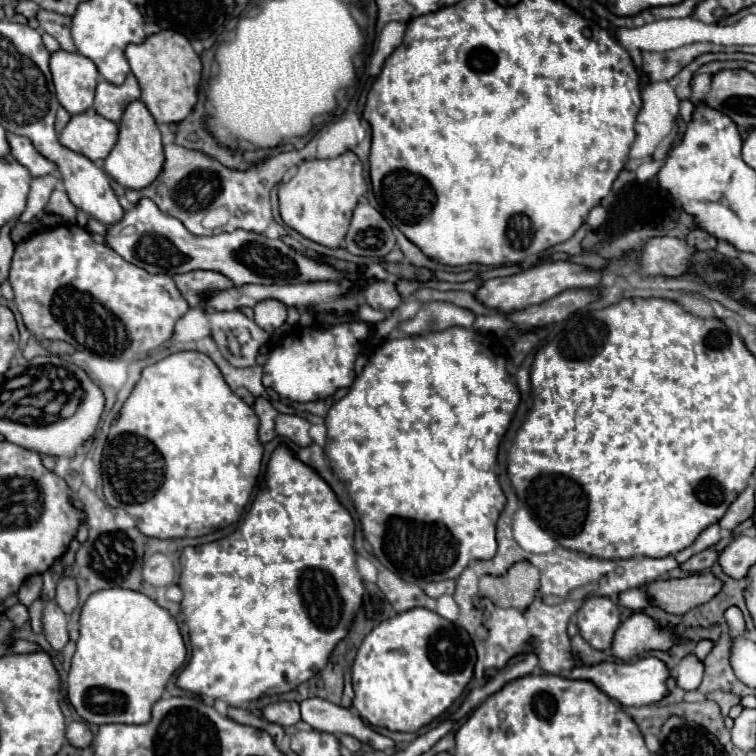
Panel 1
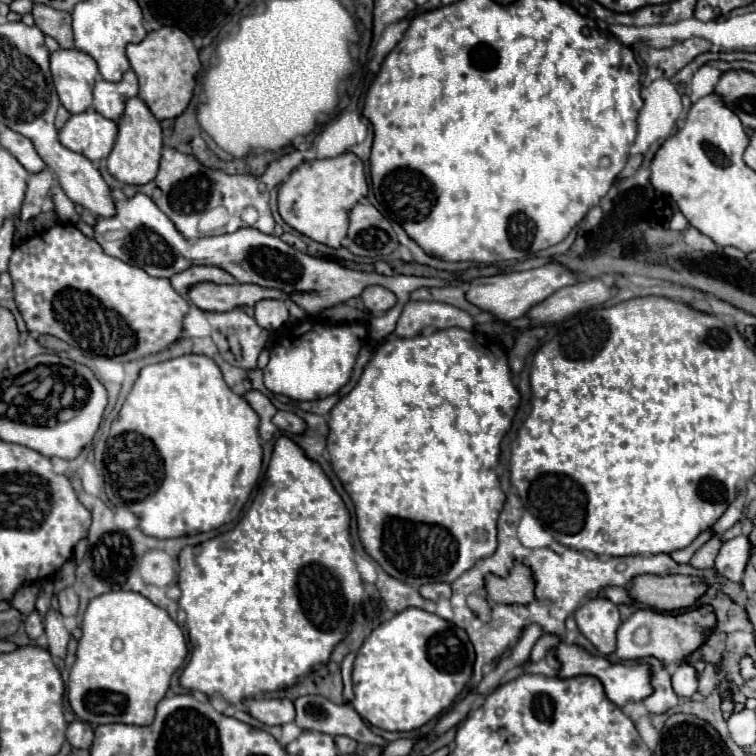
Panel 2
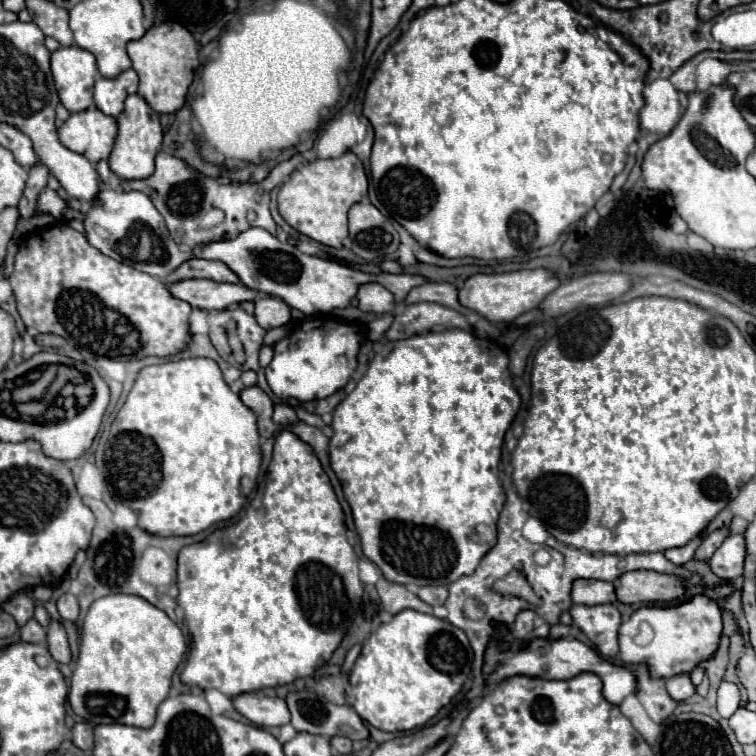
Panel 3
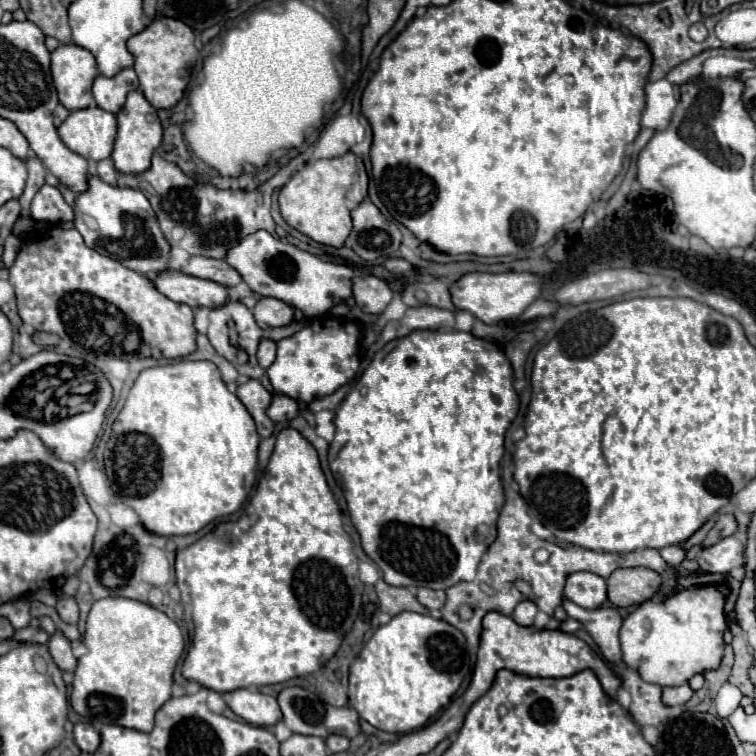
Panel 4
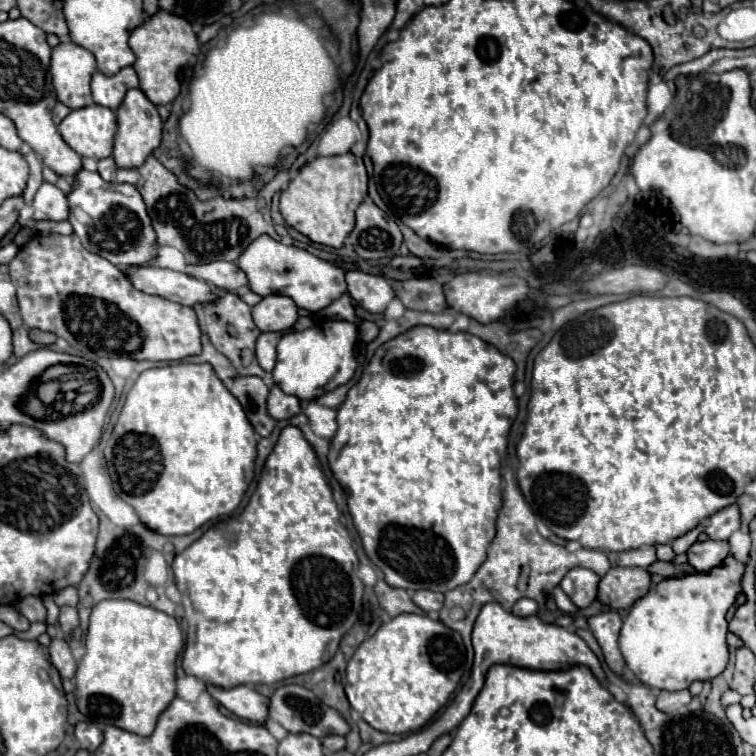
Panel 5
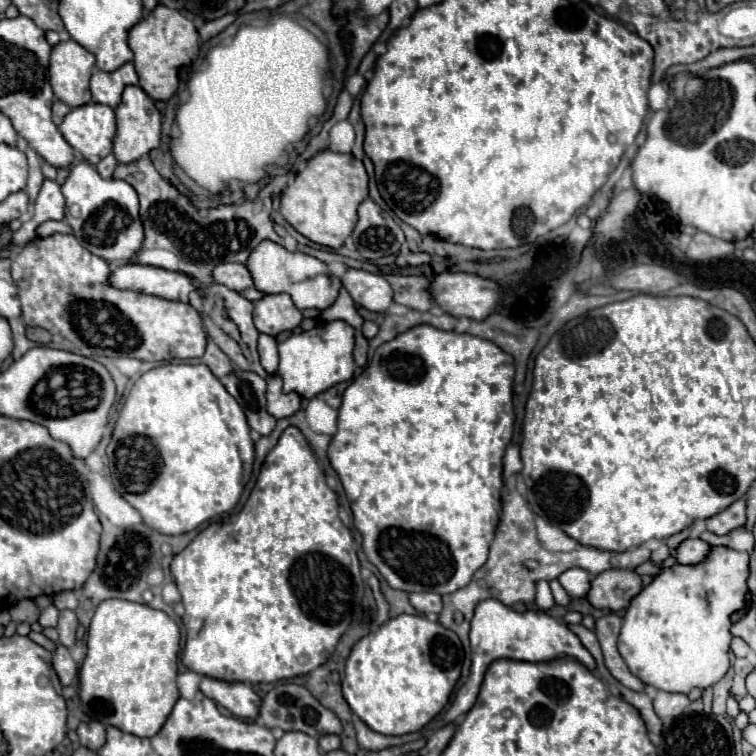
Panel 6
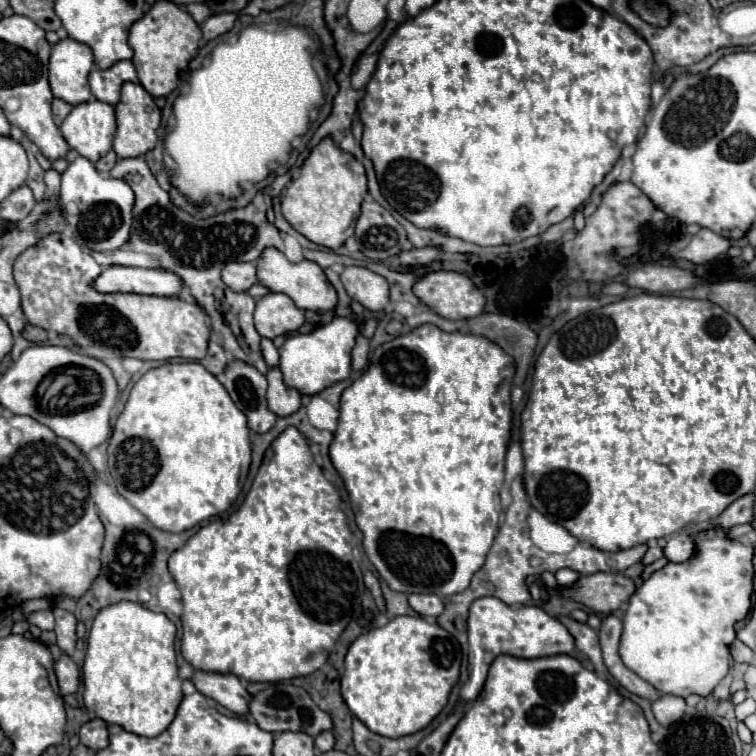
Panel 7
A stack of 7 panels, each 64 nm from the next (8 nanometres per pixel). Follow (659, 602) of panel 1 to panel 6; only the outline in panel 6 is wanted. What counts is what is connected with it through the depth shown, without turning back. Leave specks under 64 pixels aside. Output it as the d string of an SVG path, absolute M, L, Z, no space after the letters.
M608 570L592 578L588 602L596 608L618 612L628 608L630 600L640 594L642 588L642 576L634 570Z

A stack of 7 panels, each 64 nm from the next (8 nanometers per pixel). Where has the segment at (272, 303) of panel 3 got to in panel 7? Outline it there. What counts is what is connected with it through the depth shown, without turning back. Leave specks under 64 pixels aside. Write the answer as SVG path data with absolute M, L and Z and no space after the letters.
M268 292L256 302L254 324L260 336L274 340L280 334L296 332L304 324L304 312L286 294Z

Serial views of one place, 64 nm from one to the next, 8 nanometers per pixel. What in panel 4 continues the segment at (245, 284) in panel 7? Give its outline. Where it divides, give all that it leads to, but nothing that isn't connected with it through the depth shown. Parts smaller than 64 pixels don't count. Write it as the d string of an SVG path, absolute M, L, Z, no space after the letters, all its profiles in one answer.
M192 256L188 264L180 268L180 272L188 276L196 276L196 278L206 278L218 284L228 284L230 288L242 282L242 276L232 266L228 266L224 260L214 260L206 256Z

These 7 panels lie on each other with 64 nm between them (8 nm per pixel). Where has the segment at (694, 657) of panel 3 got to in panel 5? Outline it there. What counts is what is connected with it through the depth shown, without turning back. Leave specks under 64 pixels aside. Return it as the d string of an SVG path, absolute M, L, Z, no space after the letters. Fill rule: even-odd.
M732 558L732 562L728 560L728 564L724 568L716 568L716 572L668 578L630 608L622 624L618 644L638 682L658 690L682 690L696 680L710 680L726 668L726 612L740 592L742 572L744 564ZM704 590L710 600L702 598Z

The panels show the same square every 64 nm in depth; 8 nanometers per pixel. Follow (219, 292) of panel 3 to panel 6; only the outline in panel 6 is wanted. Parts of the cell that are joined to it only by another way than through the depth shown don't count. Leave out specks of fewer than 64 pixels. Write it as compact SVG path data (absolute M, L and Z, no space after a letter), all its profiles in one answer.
M124 264L112 272L110 280L116 284L116 288L128 288L178 302L188 302L188 294L198 290L196 284L182 272L152 268L144 264Z

